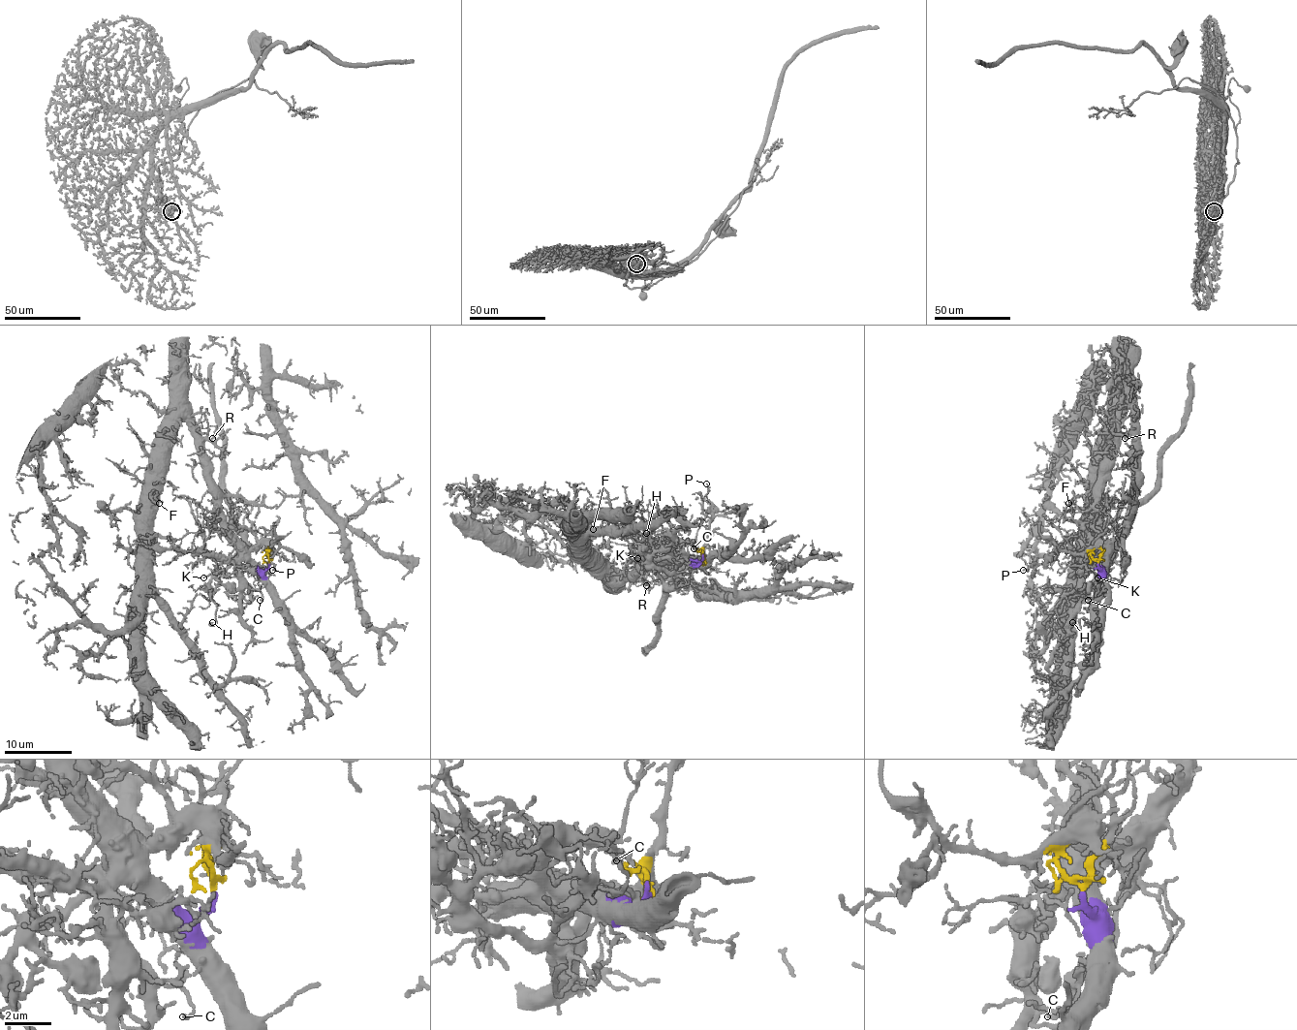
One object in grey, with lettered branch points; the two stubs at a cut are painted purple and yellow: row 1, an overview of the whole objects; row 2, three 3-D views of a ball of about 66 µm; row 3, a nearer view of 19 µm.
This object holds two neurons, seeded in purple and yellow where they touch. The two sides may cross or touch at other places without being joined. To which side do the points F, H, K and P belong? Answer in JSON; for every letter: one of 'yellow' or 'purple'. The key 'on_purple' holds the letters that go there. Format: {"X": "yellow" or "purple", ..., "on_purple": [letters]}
{"F": "purple", "H": "yellow", "K": "yellow", "P": "yellow", "on_purple": ["F"]}

